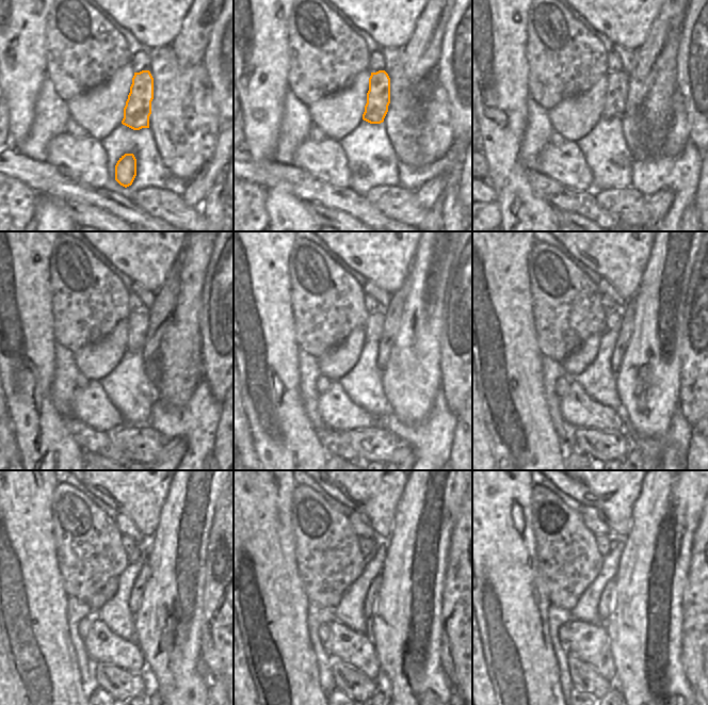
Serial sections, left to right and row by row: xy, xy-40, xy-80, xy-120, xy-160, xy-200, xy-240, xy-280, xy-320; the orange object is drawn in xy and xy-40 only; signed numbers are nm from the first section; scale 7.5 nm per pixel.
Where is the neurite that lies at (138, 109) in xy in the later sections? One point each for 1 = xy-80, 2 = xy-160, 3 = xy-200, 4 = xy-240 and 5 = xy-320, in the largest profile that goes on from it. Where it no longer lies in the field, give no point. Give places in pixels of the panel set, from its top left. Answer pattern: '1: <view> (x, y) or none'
1: xy-80 (616, 93)
2: xy-160 (374, 323)
3: xy-200 (612, 320)
4: xy-240 (138, 551)
5: xy-320 (614, 541)

